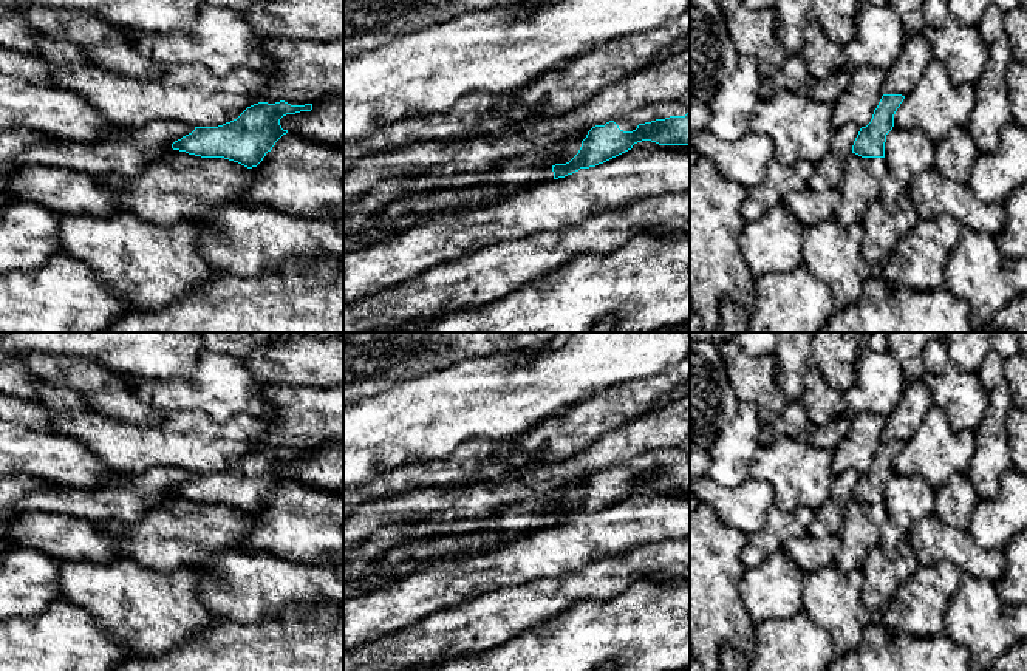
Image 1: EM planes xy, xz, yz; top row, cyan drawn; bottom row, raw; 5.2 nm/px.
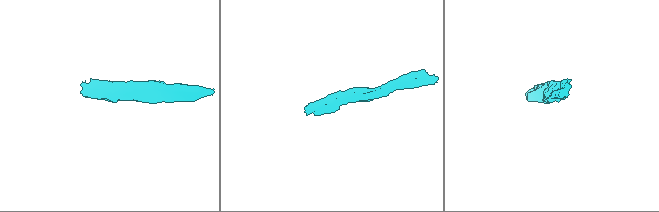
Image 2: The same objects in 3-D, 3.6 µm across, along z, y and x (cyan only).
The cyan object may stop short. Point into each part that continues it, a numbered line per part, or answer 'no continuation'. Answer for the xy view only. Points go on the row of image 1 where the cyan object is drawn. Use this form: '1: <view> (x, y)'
no continuation

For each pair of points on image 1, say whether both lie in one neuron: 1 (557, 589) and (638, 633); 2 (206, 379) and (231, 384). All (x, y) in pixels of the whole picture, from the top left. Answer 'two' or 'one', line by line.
1: two
2: one

